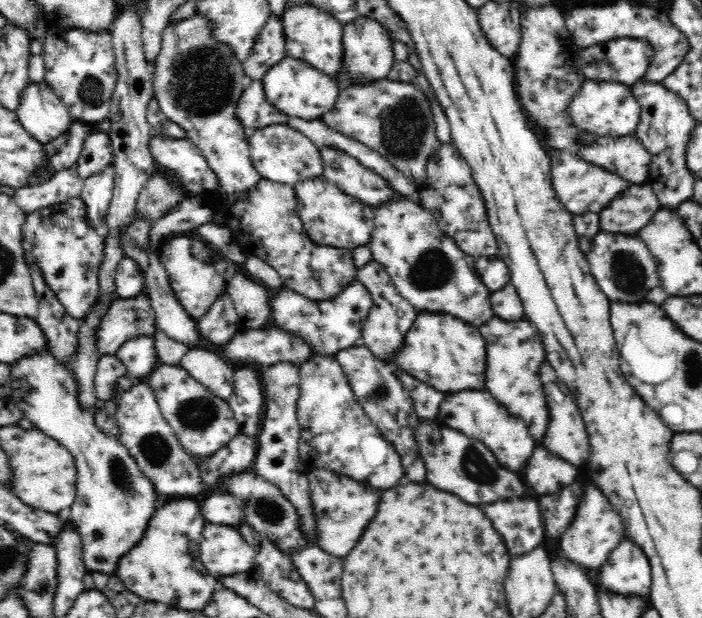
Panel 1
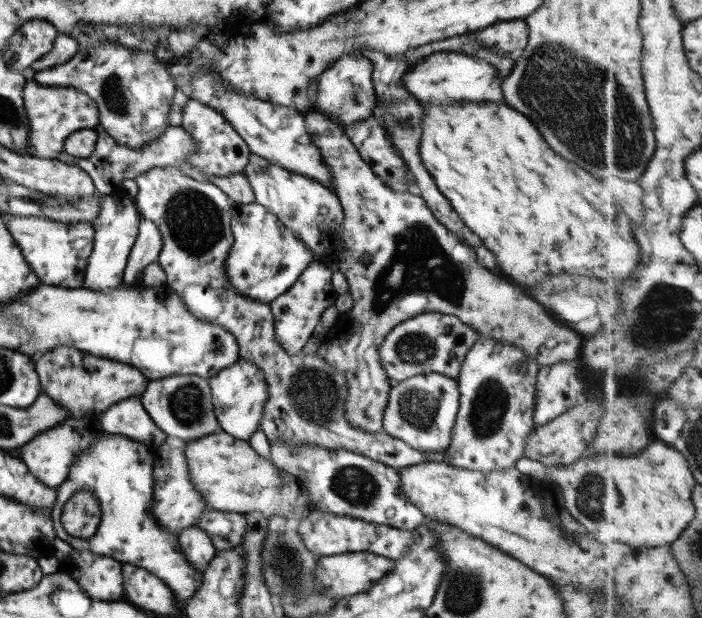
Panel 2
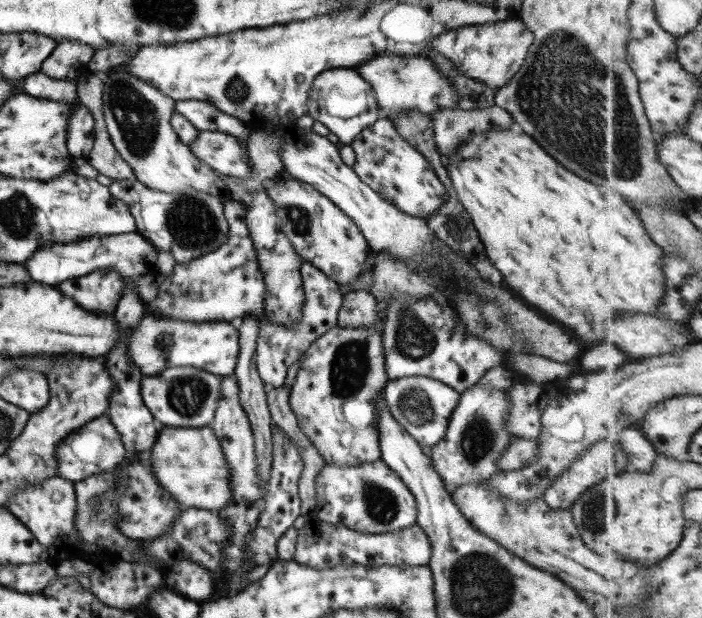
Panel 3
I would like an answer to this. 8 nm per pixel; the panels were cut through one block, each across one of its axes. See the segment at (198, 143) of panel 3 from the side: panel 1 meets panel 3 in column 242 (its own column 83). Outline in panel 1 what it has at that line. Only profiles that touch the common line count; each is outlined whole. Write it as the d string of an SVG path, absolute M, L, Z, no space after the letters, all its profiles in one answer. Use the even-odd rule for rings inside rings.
M90 133L84 142L83 150L76 166L82 179L90 179L94 174L102 173L113 162L111 139L106 134Z

